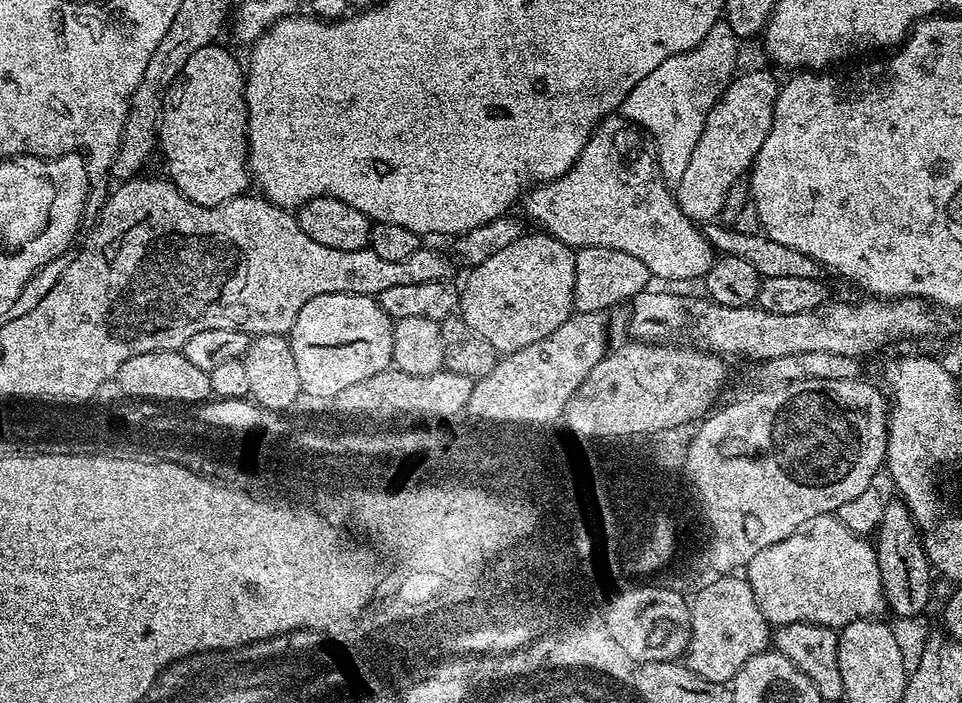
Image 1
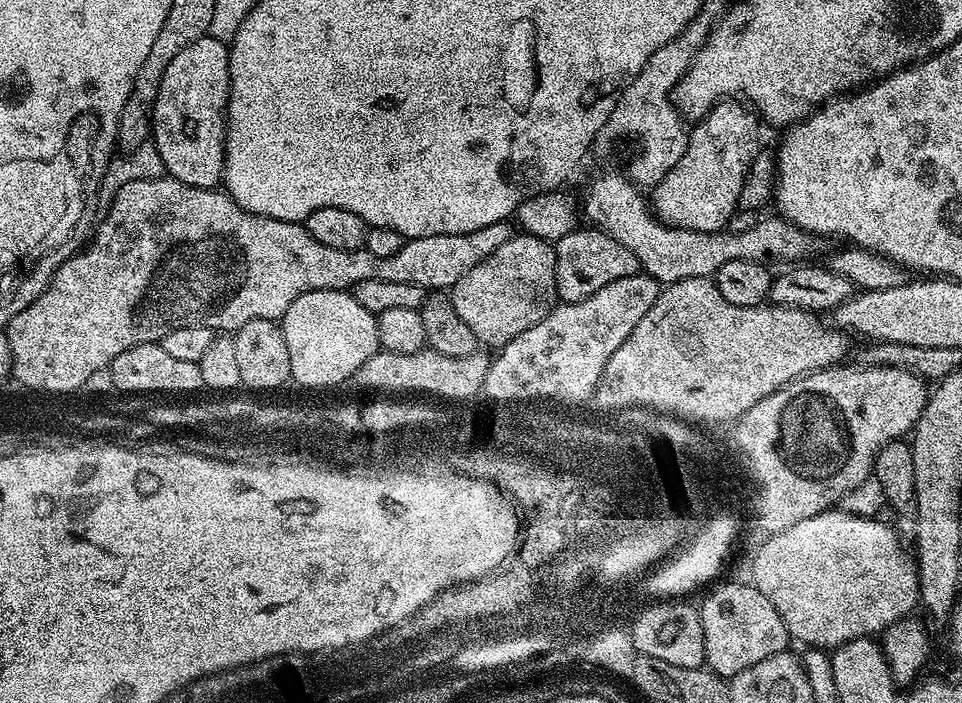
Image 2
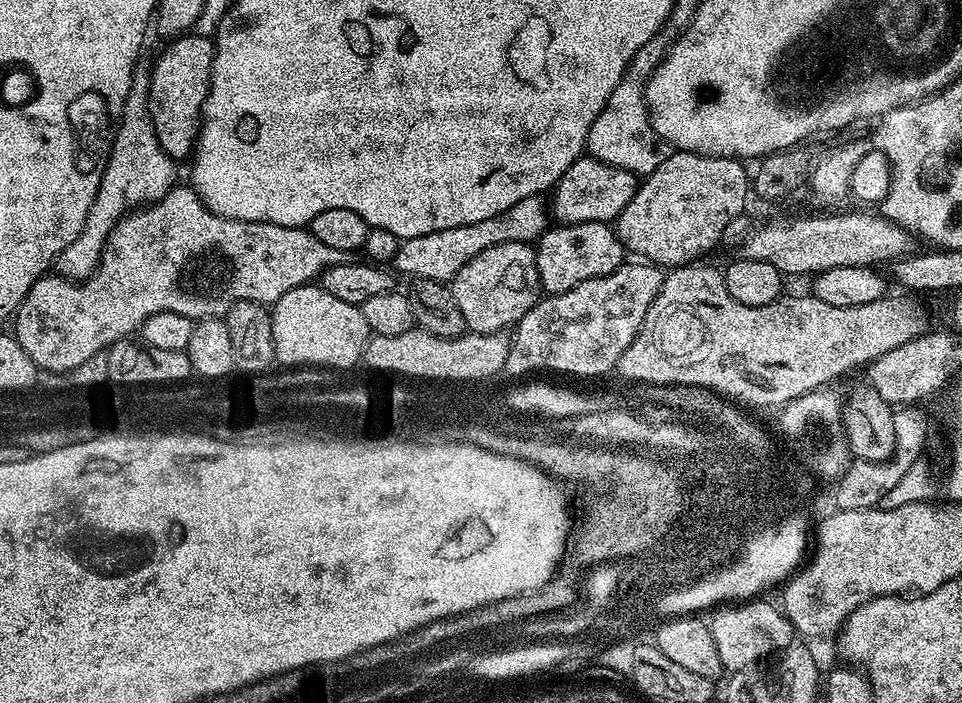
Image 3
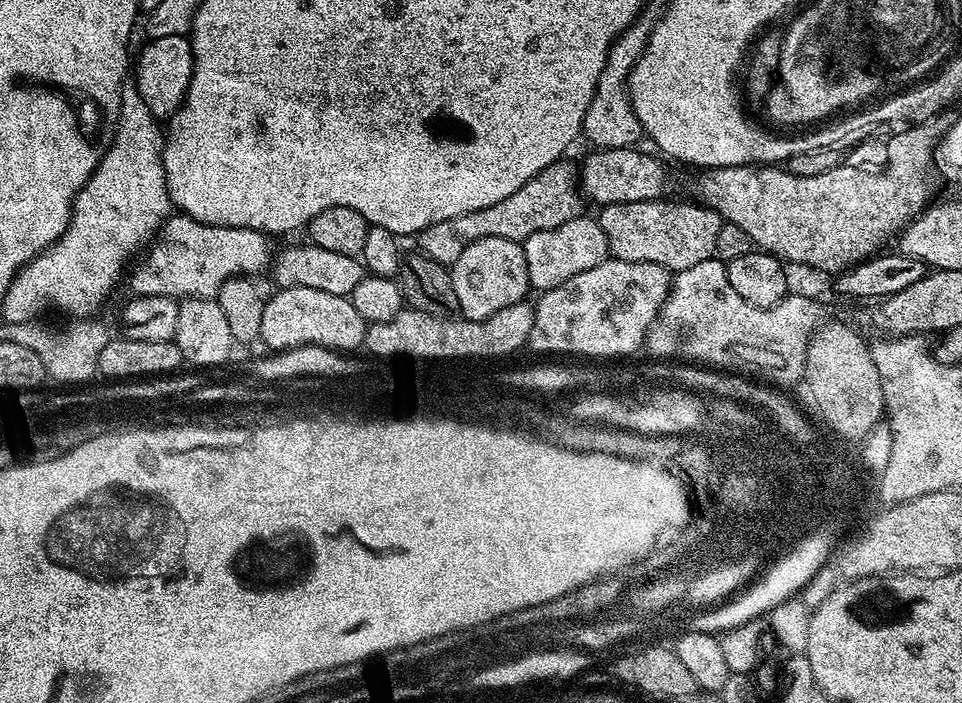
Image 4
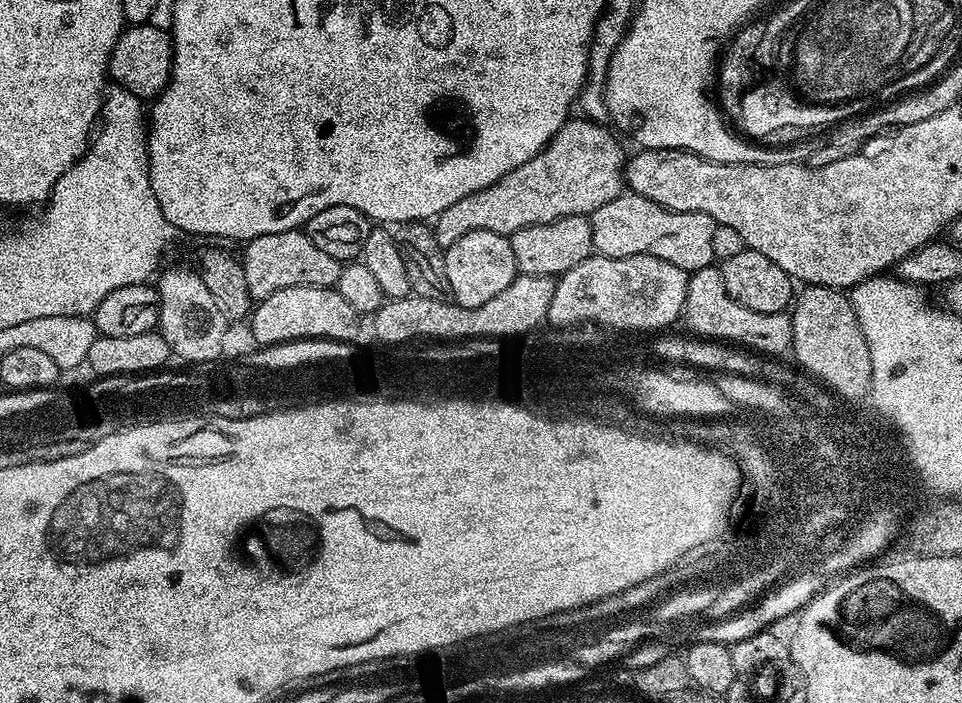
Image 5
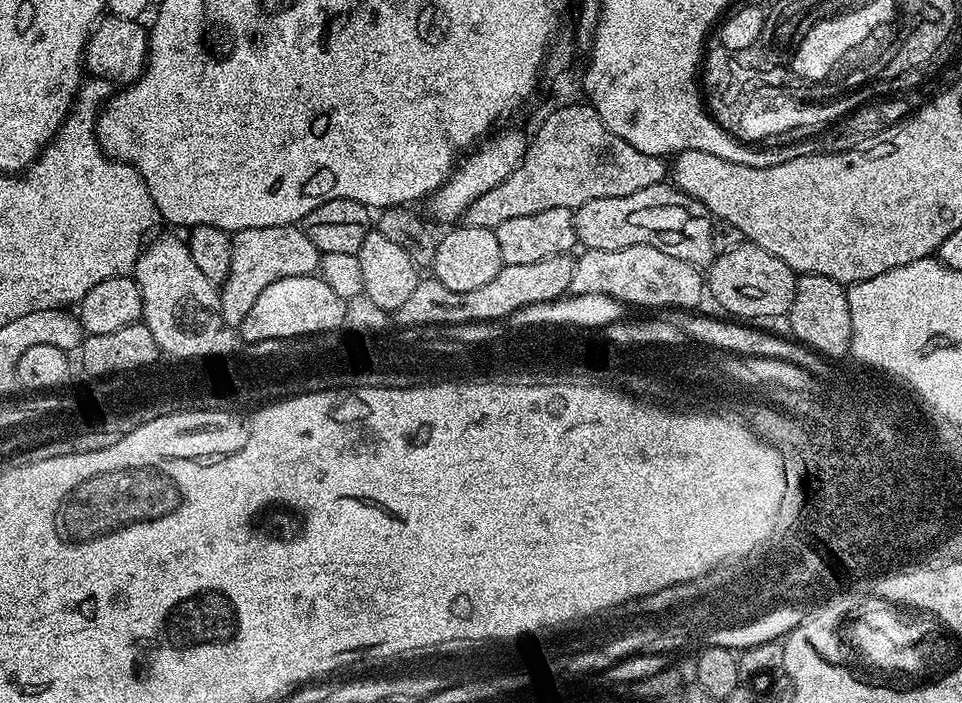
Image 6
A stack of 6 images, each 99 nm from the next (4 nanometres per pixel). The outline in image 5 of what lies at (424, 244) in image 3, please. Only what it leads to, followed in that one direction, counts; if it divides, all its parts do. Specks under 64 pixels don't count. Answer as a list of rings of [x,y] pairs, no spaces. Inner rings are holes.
[[[569,118],[530,162],[507,172],[489,188],[458,198],[454,206],[446,206],[434,220],[440,245],[449,248],[458,238],[470,234],[470,230],[494,230],[494,234],[511,237],[526,226],[538,226],[567,216],[591,217],[598,206],[614,202],[626,188],[626,151],[616,141],[617,133],[611,127],[604,127],[608,126],[595,120]]]

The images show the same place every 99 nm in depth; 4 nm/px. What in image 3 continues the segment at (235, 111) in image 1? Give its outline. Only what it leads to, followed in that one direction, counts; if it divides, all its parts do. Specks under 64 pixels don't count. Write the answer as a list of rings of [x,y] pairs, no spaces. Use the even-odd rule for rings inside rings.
[[[185,34],[175,37],[172,44],[156,60],[152,77],[146,81],[148,109],[158,134],[158,142],[170,159],[177,162],[191,157],[200,134],[200,118],[210,90],[216,45],[209,37]]]

